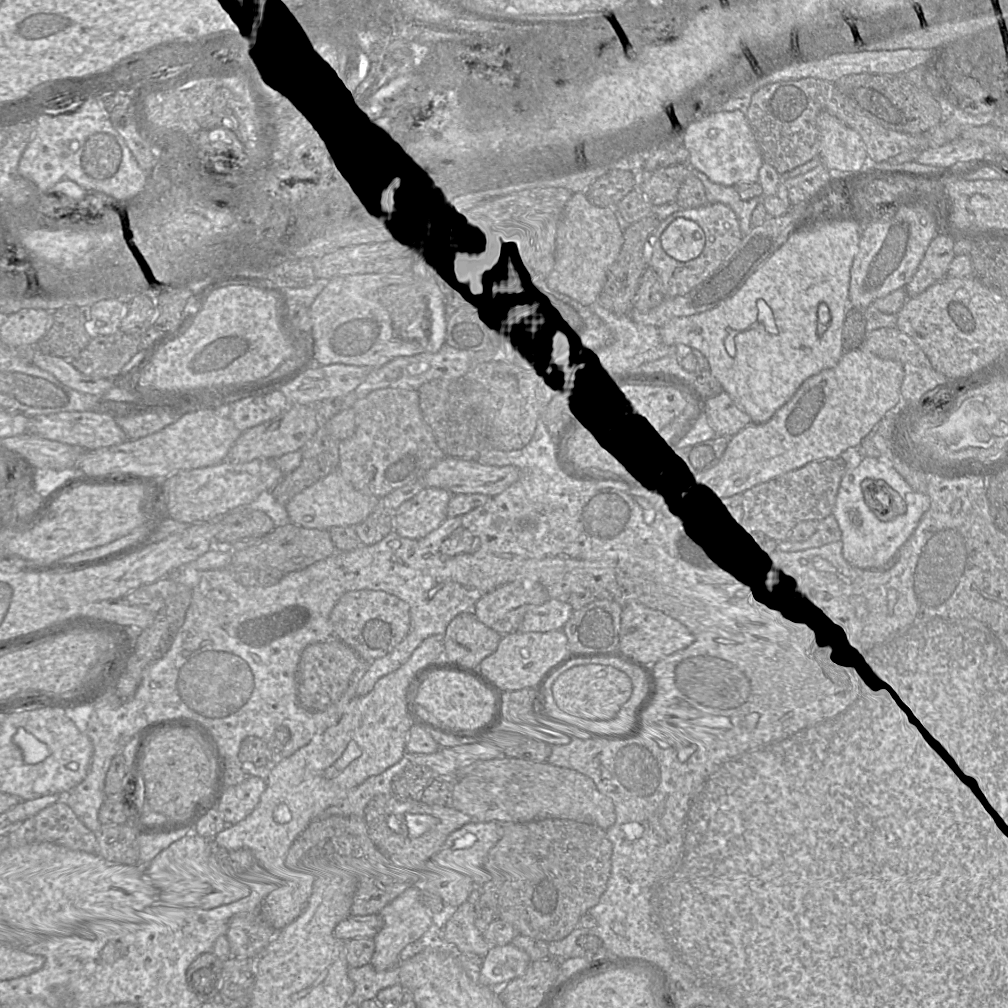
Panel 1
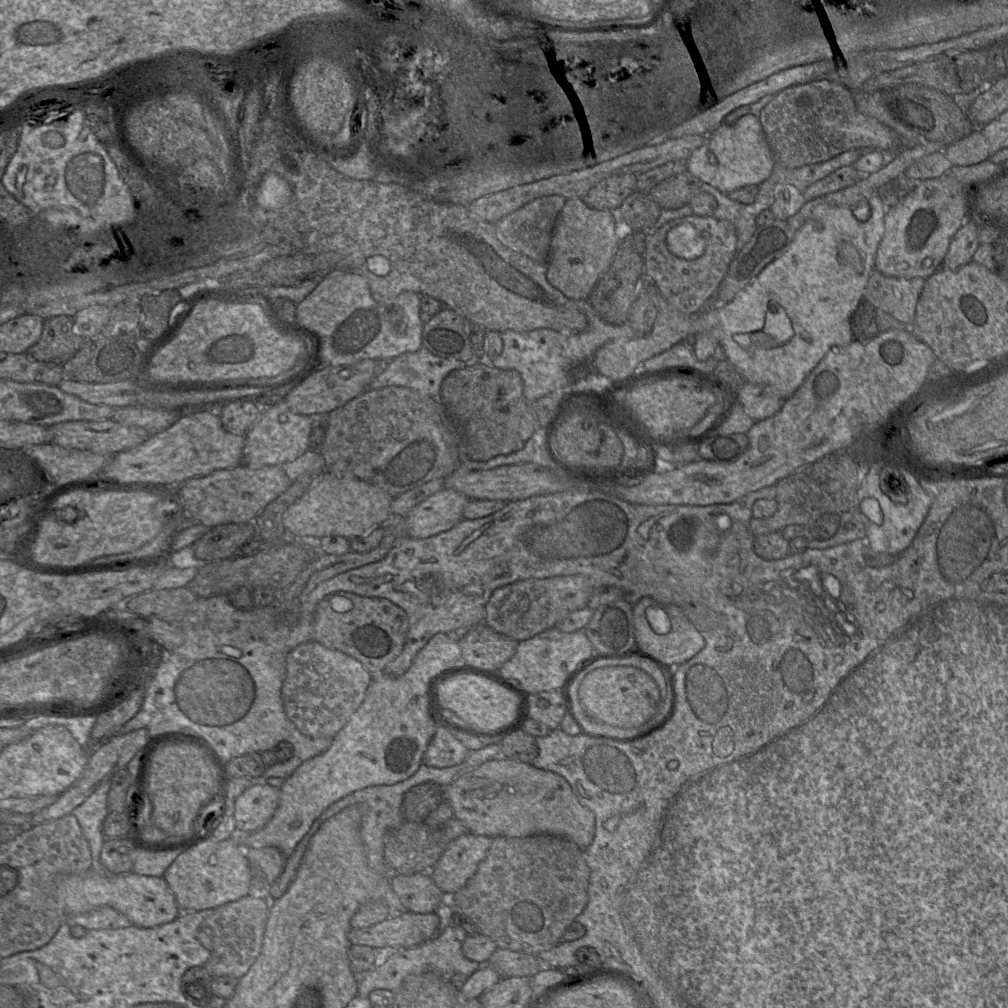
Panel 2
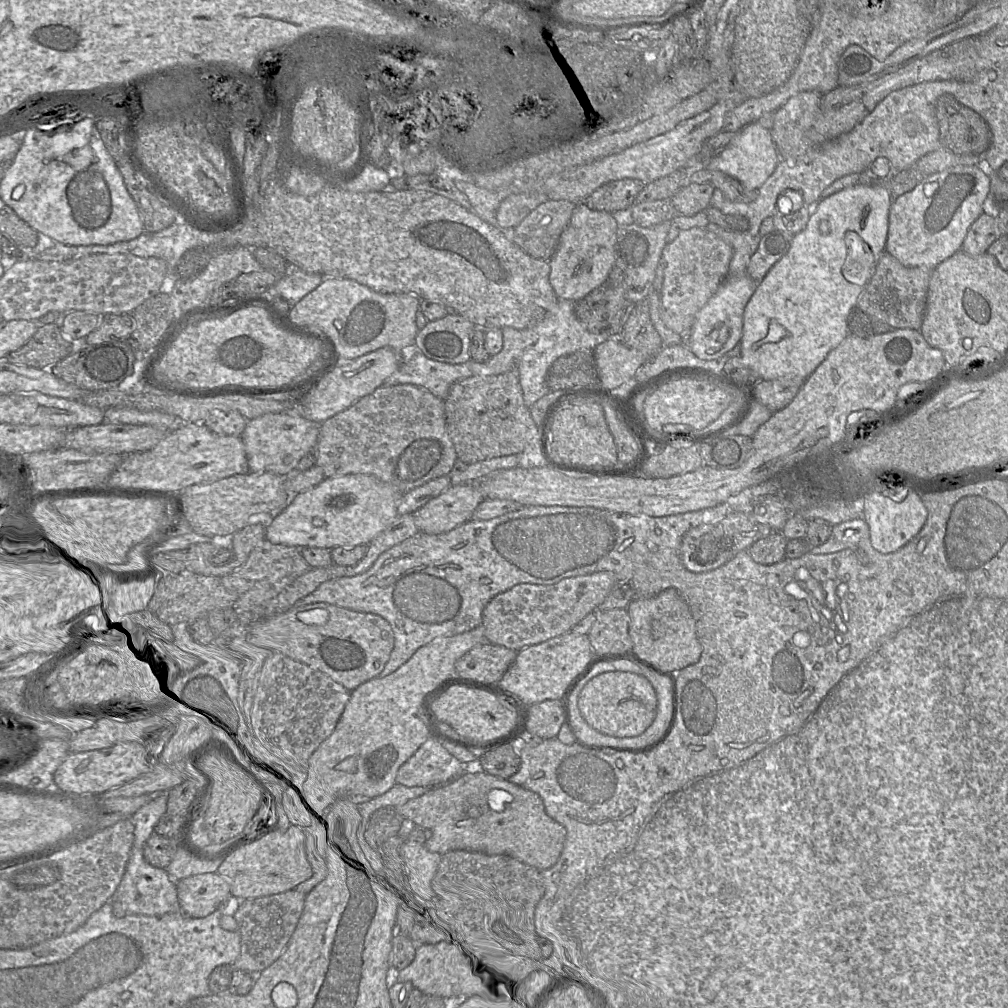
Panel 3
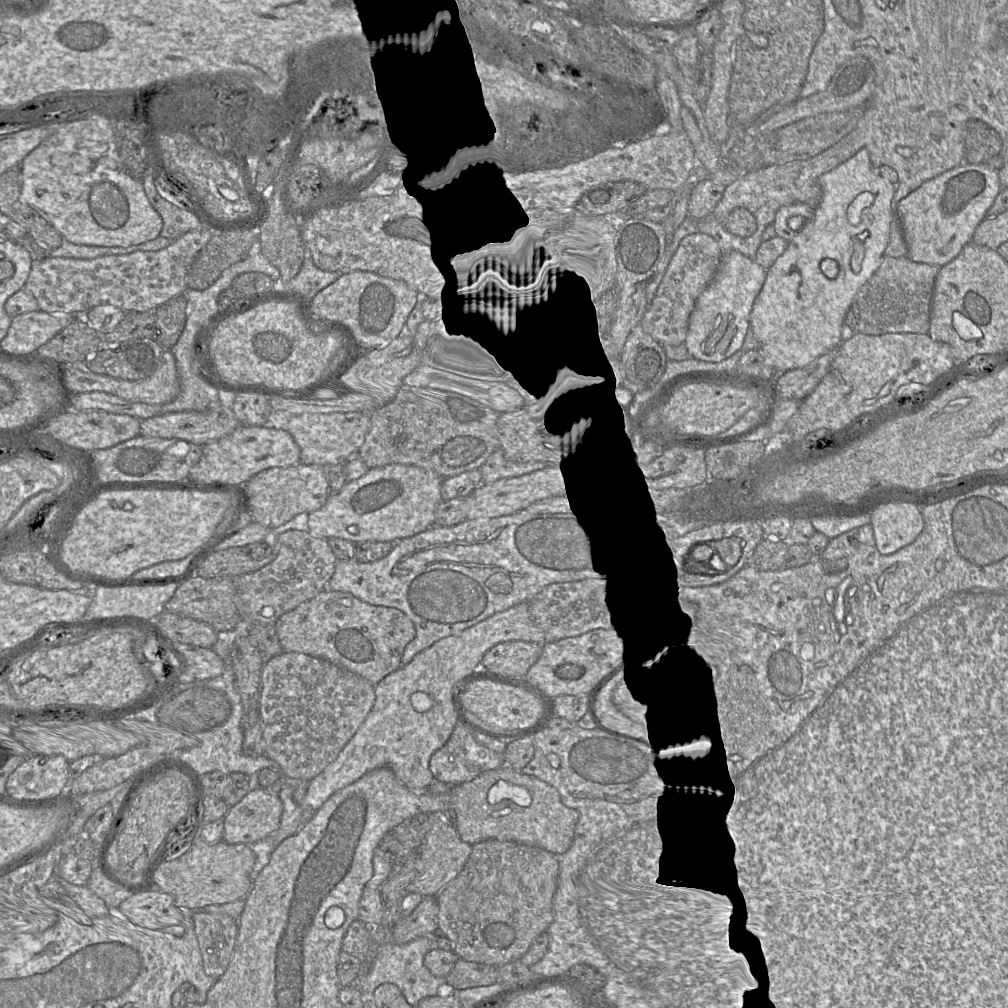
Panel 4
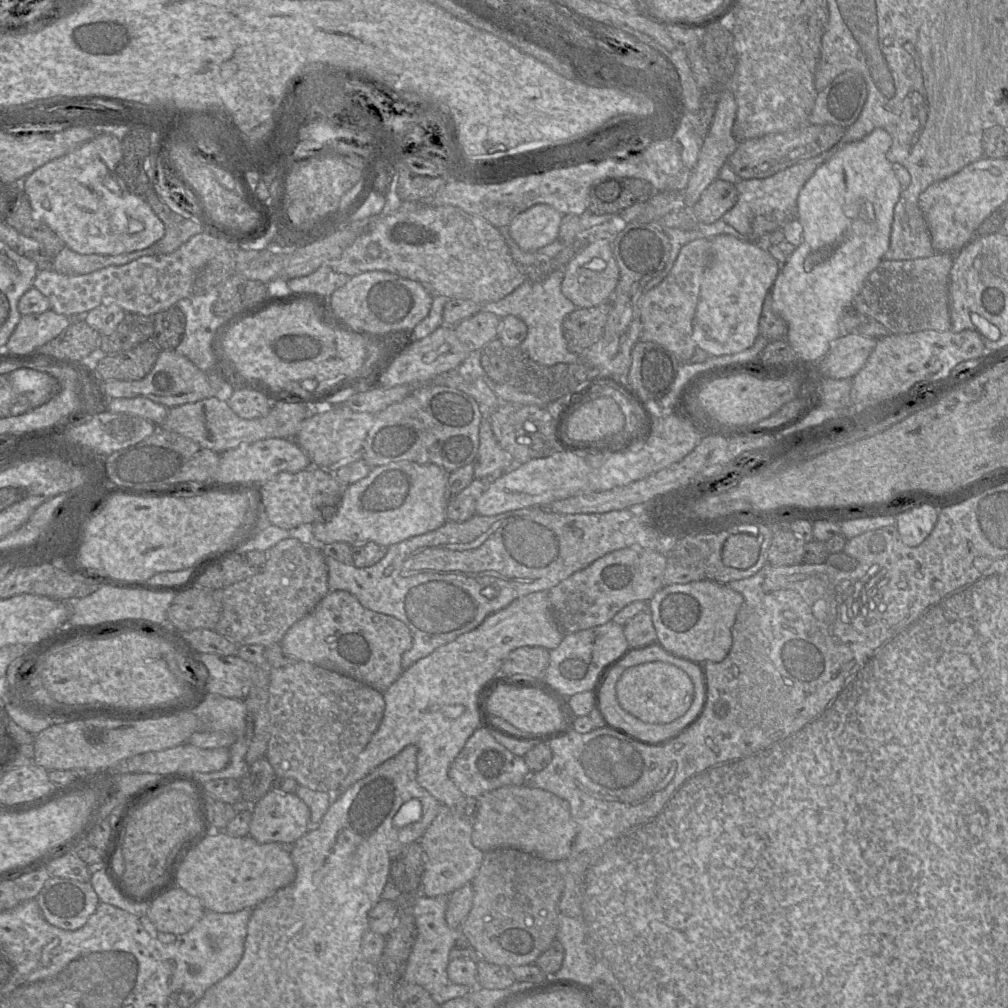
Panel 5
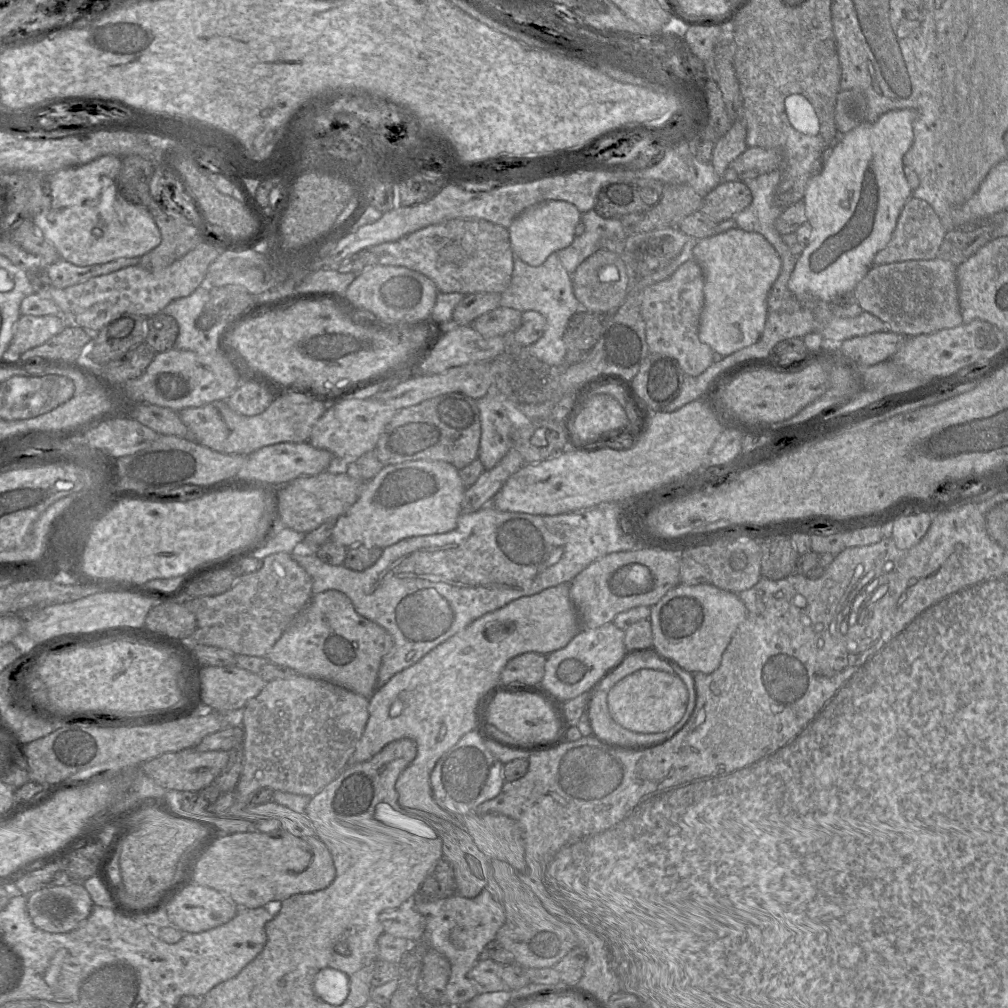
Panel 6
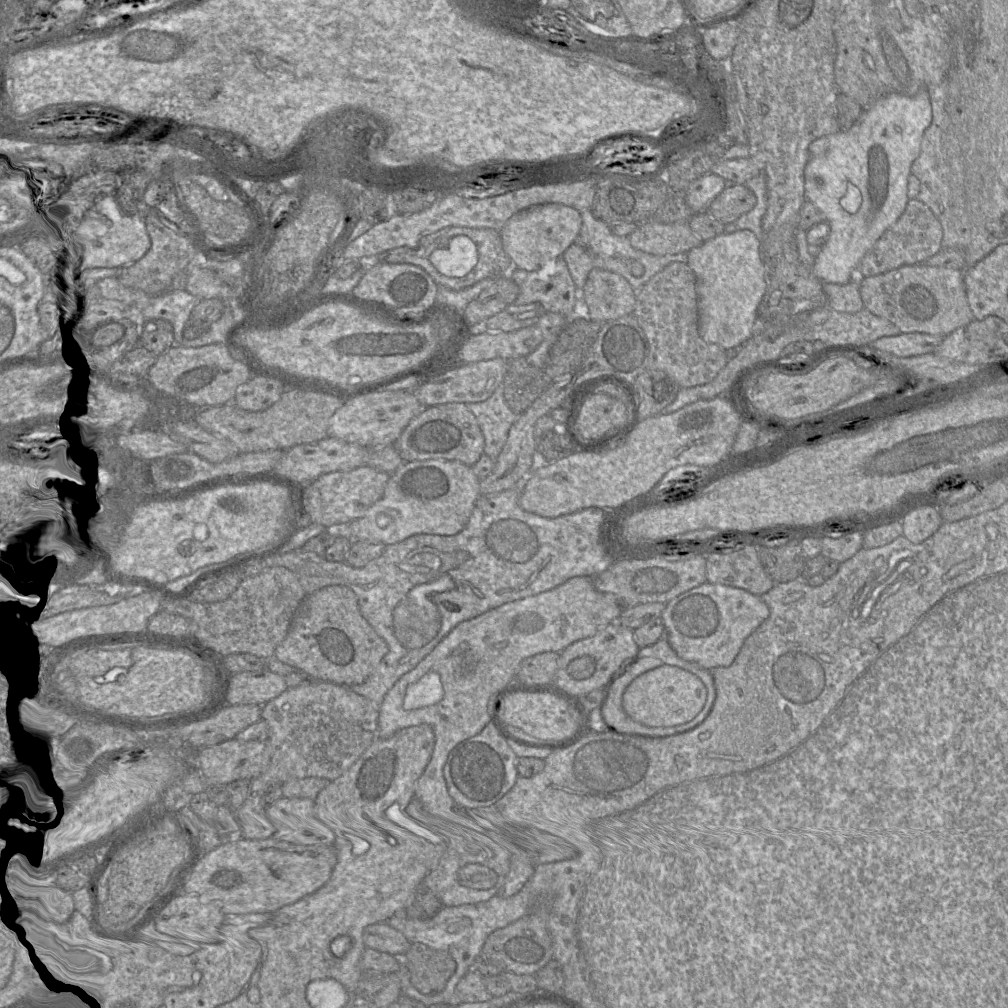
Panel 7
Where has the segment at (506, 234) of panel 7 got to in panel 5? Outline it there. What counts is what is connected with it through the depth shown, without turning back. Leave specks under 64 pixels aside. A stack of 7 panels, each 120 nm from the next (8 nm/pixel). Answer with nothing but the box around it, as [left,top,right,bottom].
[507,204,563,252]

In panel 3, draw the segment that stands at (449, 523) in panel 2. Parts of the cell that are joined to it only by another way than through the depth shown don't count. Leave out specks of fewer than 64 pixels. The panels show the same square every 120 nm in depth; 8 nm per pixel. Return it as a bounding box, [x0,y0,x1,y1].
[413,484,485,534]

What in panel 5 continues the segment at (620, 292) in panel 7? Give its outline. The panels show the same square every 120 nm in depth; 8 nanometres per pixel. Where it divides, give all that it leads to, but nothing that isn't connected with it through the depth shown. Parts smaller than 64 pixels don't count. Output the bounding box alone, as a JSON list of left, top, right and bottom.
[563,238,619,308]

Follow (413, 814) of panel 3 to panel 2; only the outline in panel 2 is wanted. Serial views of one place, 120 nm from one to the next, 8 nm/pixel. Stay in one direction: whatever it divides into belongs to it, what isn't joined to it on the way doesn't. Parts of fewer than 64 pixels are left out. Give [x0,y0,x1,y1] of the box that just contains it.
[444,757,594,850]

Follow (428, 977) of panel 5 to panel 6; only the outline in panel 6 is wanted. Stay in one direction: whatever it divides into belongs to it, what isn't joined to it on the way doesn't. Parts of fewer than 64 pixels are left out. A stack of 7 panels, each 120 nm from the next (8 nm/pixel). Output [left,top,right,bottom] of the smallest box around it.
[415,890,505,1007]

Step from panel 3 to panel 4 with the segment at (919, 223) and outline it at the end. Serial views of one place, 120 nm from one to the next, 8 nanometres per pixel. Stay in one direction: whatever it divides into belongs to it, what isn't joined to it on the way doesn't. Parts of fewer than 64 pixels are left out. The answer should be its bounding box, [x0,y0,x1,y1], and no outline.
[896,161,1001,267]

